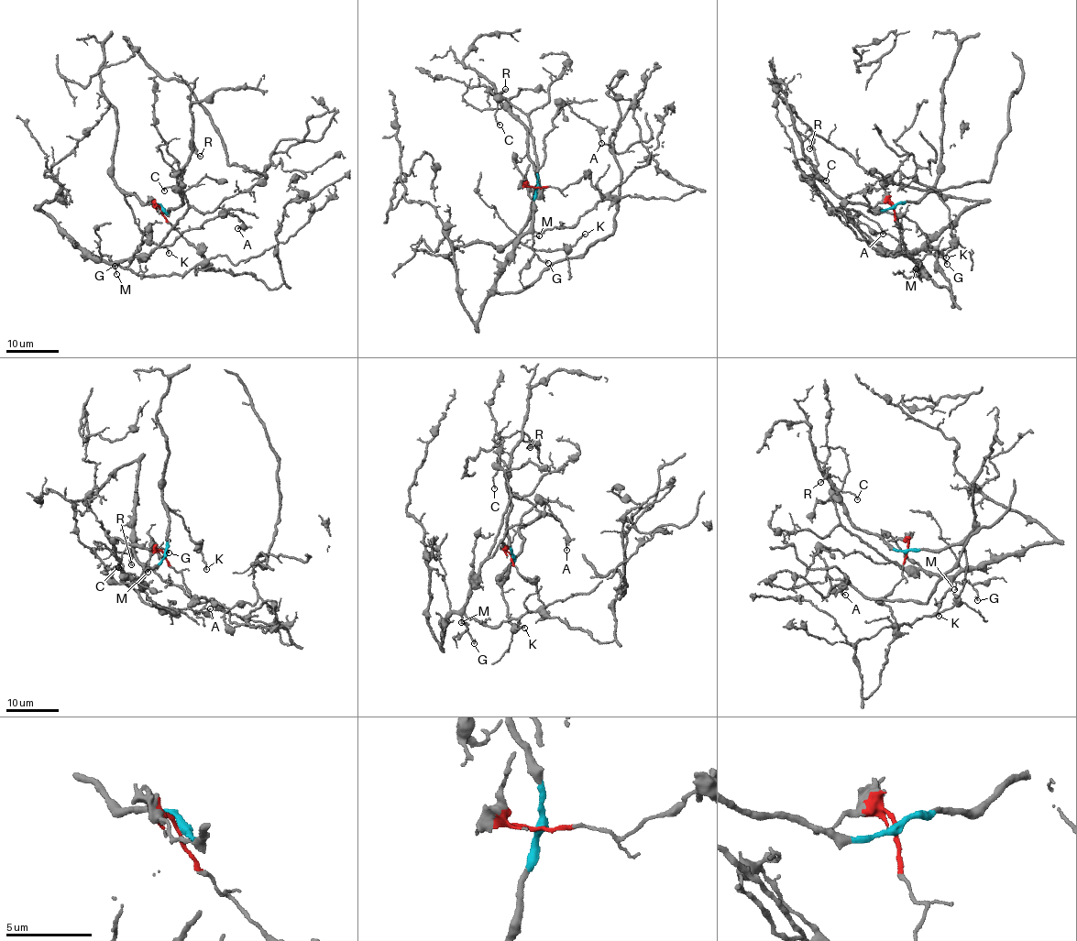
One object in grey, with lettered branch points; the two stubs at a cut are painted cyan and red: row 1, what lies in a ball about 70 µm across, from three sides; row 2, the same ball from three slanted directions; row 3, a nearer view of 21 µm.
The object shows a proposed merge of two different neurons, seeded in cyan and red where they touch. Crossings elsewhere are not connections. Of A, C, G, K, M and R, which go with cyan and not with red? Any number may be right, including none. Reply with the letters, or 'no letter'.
K, R

